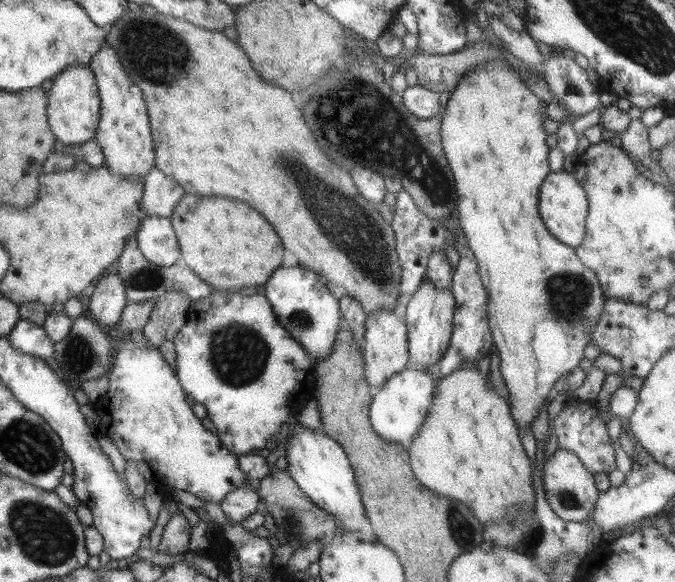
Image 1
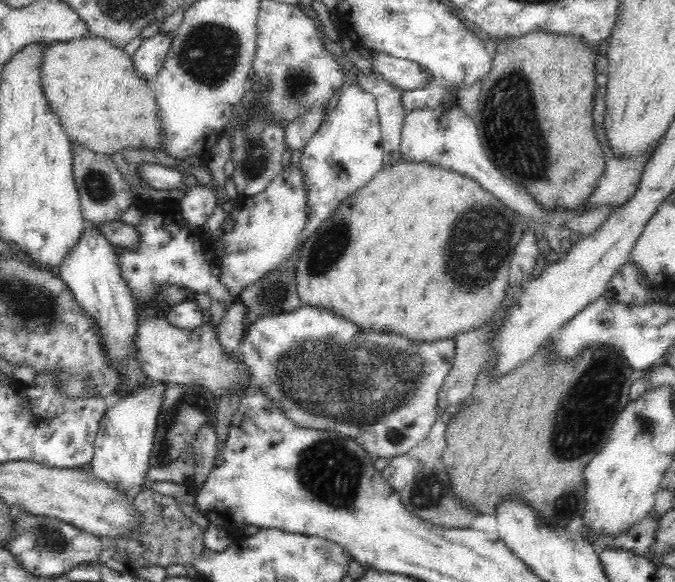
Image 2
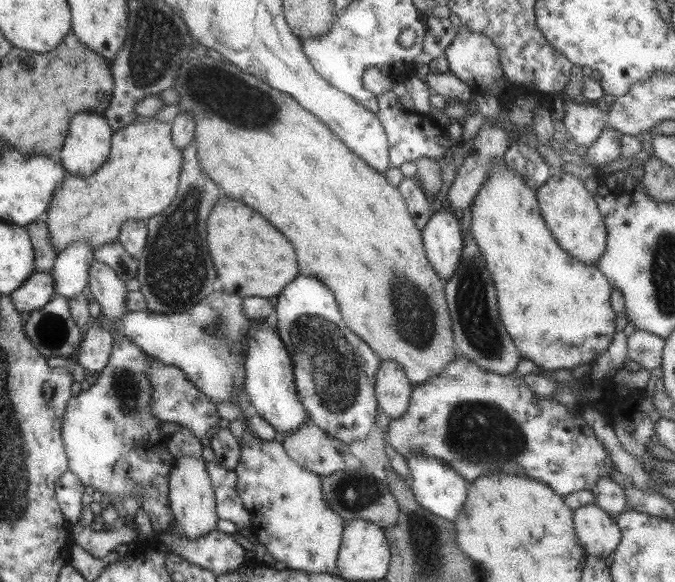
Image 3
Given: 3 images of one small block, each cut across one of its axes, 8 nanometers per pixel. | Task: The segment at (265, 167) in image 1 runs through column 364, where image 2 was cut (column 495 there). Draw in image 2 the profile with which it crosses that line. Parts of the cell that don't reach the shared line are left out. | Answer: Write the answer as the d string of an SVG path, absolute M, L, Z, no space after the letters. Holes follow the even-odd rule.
M399 160L396 164L380 169L380 172L375 174L368 184L358 189L354 196L344 200L340 204L340 208L331 217L328 217L303 244L299 252L300 258L294 268L296 293L298 293L302 305L328 308L330 312L346 318L348 322L352 322L360 328L368 328L368 330L376 330L376 332L392 330L390 334L404 336L415 344L434 344L434 342L442 342L442 340L453 340L456 336L460 336L460 333L481 327L486 321L492 319L493 314L501 307L501 302L505 299L509 287L512 253L523 231L527 230L526 224L524 217L505 208L476 181L438 165L408 163Z

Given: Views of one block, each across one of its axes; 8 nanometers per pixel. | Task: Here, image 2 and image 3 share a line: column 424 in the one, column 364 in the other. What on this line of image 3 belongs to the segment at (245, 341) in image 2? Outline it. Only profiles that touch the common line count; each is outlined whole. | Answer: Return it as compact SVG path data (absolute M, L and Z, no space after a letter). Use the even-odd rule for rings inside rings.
M299 274L289 281L289 284L285 285L285 288L278 292L277 304L275 304L275 318L276 318L276 333L281 340L281 343L288 352L289 358L292 360L293 374L294 374L294 385L296 388L297 396L300 398L301 404L304 406L307 414L307 420L314 425L318 426L321 430L326 432L328 435L340 440L341 442L349 444L350 442L355 442L365 438L365 435L370 431L370 428L374 424L376 417L376 408L378 404L376 403L375 393L374 393L374 374L380 363L380 358L365 345L353 332L345 326L342 321L341 314L339 314L339 308L333 300L333 293L320 281L315 280L315 278L307 278L307 276L299 276Z

